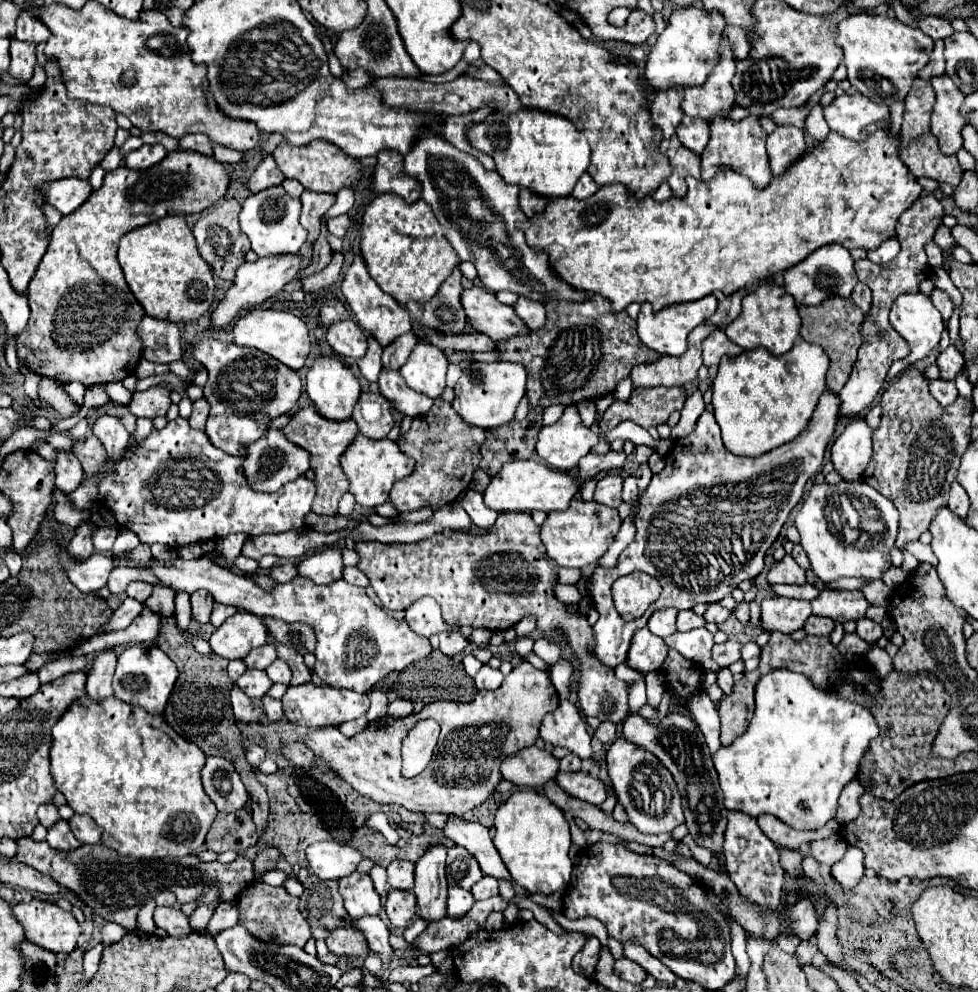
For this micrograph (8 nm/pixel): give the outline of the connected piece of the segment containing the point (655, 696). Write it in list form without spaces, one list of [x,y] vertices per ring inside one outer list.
[[[659,672],[647,674],[647,704],[653,706],[655,710],[659,710],[659,702],[661,702],[663,692],[665,692],[663,676],[659,676]]]

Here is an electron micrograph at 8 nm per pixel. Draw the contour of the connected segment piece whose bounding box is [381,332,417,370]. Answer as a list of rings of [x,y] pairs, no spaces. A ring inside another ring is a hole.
[[[407,332],[407,334],[403,334],[401,338],[397,338],[389,348],[383,350],[383,360],[381,360],[383,368],[399,370],[399,368],[405,364],[407,356],[411,354],[411,350],[413,350],[415,344],[417,344],[415,332]]]

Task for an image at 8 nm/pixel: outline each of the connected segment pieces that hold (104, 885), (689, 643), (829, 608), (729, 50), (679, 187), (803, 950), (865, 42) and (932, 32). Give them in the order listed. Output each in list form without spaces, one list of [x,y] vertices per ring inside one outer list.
[[[17,838],[17,860],[33,866],[41,874],[49,876],[57,884],[75,892],[85,906],[89,906],[103,920],[115,922],[125,930],[135,928],[137,912],[145,900],[155,898],[163,890],[171,890],[179,902],[193,902],[211,882],[217,882],[221,888],[223,902],[233,902],[241,888],[253,880],[253,862],[239,856],[235,862],[201,862],[195,854],[183,858],[163,858],[163,860],[137,860],[119,856],[115,850],[109,850],[103,844],[83,844],[75,850],[53,850],[45,840],[35,842],[33,838]]]
[[[697,628],[697,630],[691,630],[691,632],[675,632],[675,634],[665,638],[665,644],[669,648],[677,650],[679,654],[683,654],[685,658],[689,658],[691,662],[701,664],[705,670],[719,674],[721,668],[711,658],[713,636],[707,628]]]
[[[821,590],[819,598],[813,602],[813,614],[831,618],[835,622],[859,620],[865,618],[865,610],[869,608],[867,600],[859,590],[855,592],[835,592],[835,590]]]
[[[721,32],[719,42],[719,62],[707,76],[705,84],[693,90],[685,90],[685,98],[681,108],[687,116],[699,116],[707,122],[715,118],[729,118],[729,110],[737,106],[735,90],[731,86],[731,78],[735,76],[735,54],[733,44]]]
[[[669,138],[669,140],[663,140],[659,150],[669,158],[671,162],[671,176],[669,176],[669,186],[673,190],[673,194],[677,198],[685,196],[687,194],[687,184],[685,184],[685,178],[687,176],[693,176],[693,178],[701,178],[701,164],[699,164],[699,156],[693,154],[691,150],[687,150],[685,146],[681,146],[681,142],[677,142],[677,138]]]
[[[815,935],[807,941],[800,942],[796,951],[796,956],[801,968],[807,964],[819,965],[820,962],[825,962],[825,957],[817,948]]]
[[[857,14],[843,20],[837,30],[837,44],[845,52],[849,82],[861,94],[885,106],[905,100],[917,72],[931,60],[933,52],[933,40],[919,28],[879,14]]]
[[[911,12],[911,16],[919,22],[921,30],[927,32],[933,40],[945,40],[945,38],[949,38],[955,32],[951,22],[945,20],[945,18],[917,18],[919,16],[917,12]]]

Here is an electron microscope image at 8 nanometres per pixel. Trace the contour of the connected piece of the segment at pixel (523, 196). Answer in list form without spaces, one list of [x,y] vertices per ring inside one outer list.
[[[519,190],[519,208],[527,218],[533,218],[545,206],[547,206],[547,202],[541,202],[541,198],[533,198],[533,194],[529,194],[529,190]]]

